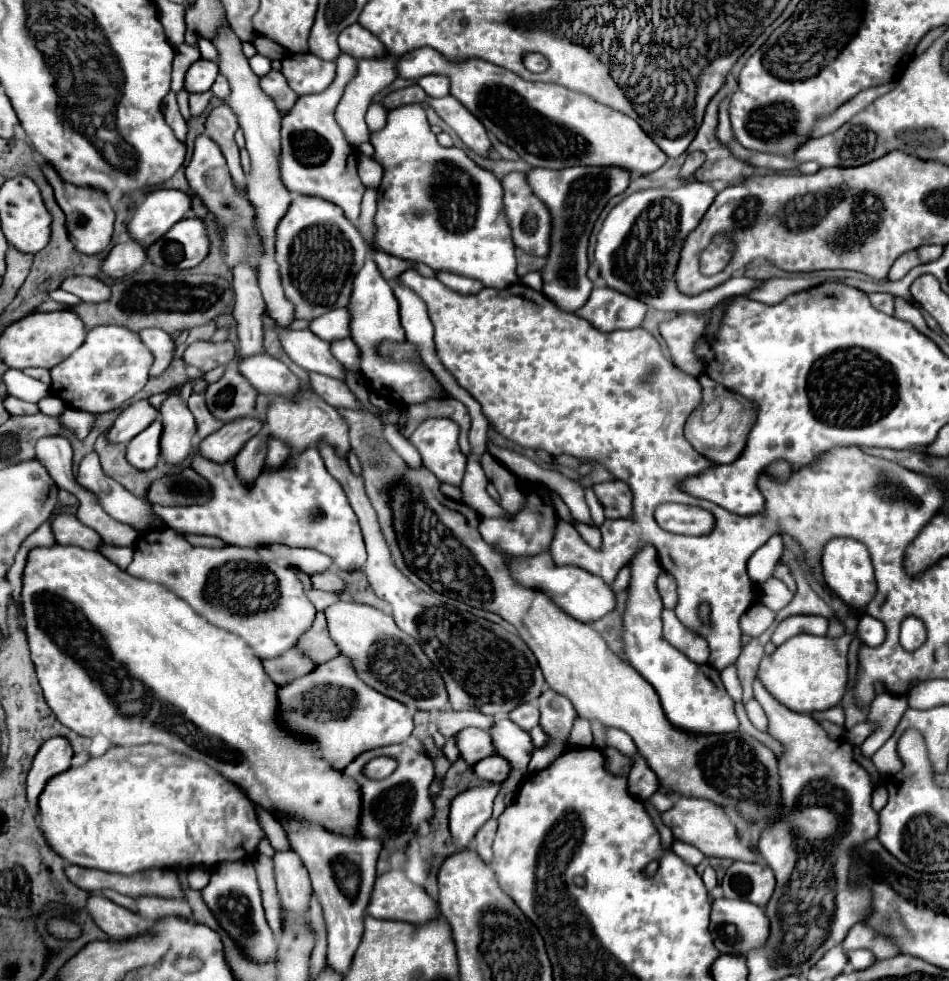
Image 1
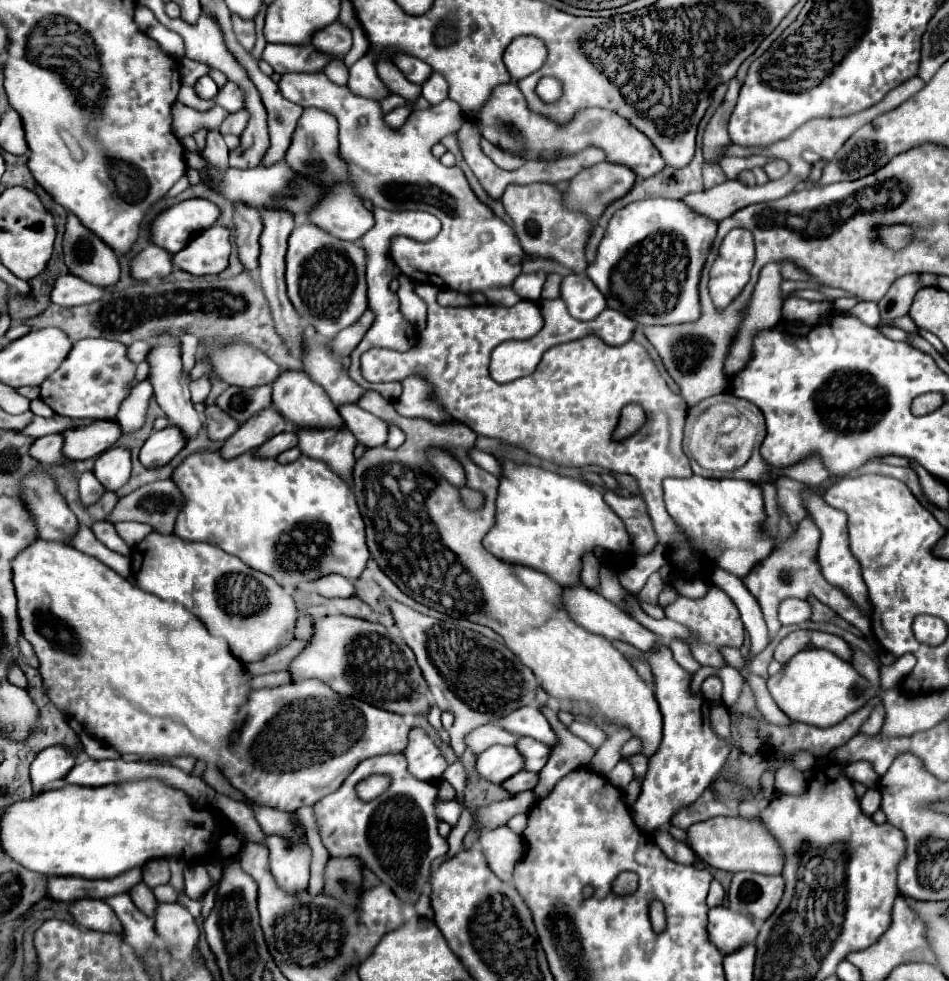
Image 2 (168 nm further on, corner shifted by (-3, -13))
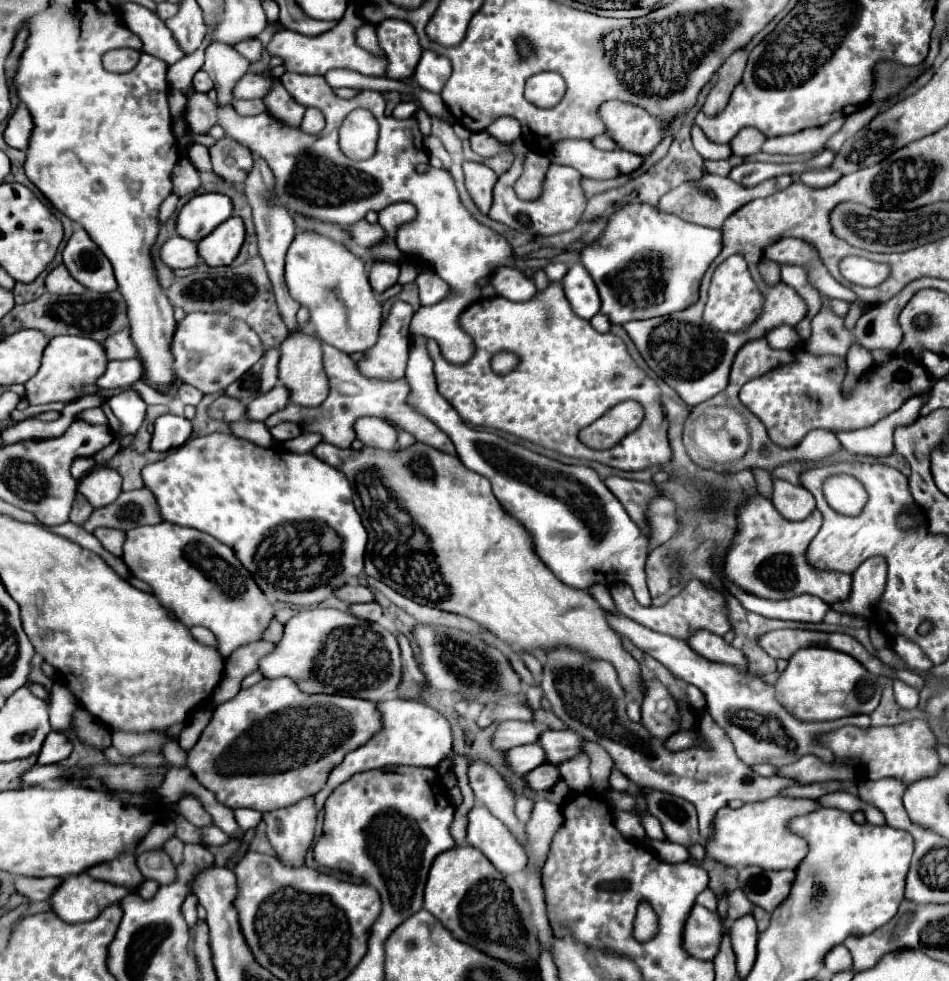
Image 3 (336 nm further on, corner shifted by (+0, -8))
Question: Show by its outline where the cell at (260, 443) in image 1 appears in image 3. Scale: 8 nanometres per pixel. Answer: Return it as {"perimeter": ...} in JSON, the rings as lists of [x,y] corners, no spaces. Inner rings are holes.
{"perimeter":[[[281,422],[281,424],[273,426],[273,428],[269,428],[269,432],[277,442],[285,442],[285,440],[297,438],[301,434],[301,426],[297,426],[295,422]]]}

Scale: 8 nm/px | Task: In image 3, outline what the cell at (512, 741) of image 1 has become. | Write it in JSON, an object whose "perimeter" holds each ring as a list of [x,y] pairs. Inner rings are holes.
{"perimeter":[[[545,730],[539,738],[549,762],[561,764],[583,752],[583,738],[573,730]]]}

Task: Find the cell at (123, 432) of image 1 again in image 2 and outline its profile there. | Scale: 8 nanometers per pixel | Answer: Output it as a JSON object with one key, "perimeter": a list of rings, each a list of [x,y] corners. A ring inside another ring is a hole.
{"perimeter":[[[110,447],[96,457],[94,475],[106,487],[106,491],[120,489],[130,477],[130,449],[128,447]]]}

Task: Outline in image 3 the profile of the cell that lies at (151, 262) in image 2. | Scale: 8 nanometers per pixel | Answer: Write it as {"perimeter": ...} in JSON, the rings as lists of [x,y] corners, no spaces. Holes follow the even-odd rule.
{"perimeter":[[[171,236],[163,248],[161,248],[161,258],[169,268],[191,268],[197,262],[201,262],[197,242],[191,242],[181,236]]]}

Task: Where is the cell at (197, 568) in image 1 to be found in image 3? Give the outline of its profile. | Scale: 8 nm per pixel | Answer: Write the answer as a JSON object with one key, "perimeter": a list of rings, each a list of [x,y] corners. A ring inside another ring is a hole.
{"perimeter":[[[169,522],[133,528],[127,532],[123,562],[135,578],[153,588],[157,600],[171,608],[187,628],[209,628],[217,636],[217,649],[224,659],[237,646],[261,640],[265,626],[273,620],[275,608],[257,590],[257,584],[233,550],[201,530]]]}

